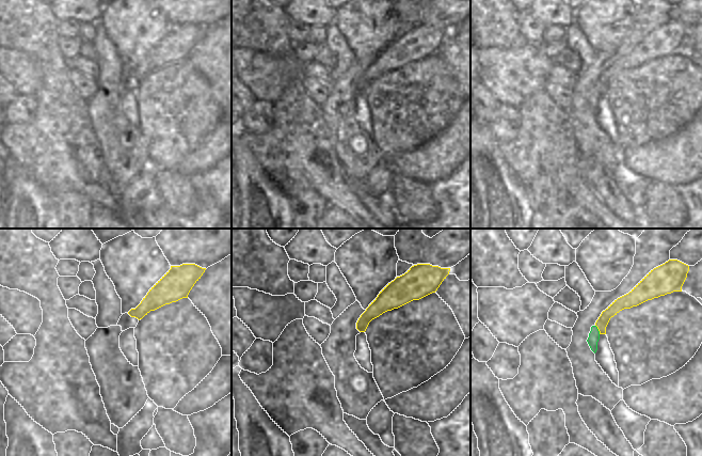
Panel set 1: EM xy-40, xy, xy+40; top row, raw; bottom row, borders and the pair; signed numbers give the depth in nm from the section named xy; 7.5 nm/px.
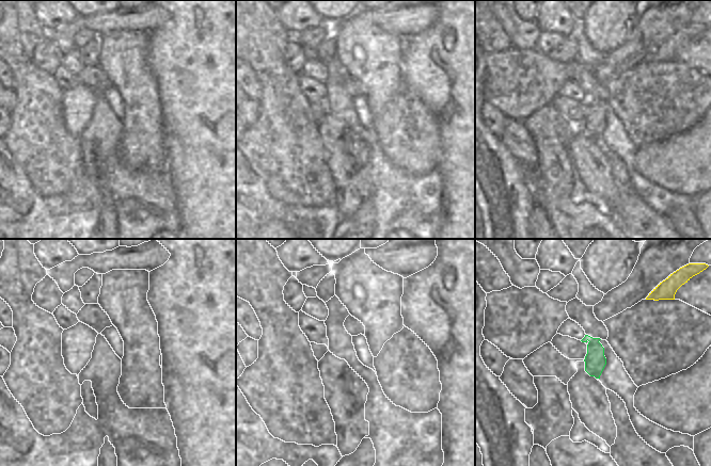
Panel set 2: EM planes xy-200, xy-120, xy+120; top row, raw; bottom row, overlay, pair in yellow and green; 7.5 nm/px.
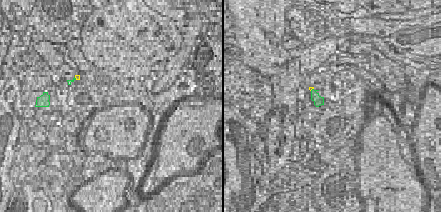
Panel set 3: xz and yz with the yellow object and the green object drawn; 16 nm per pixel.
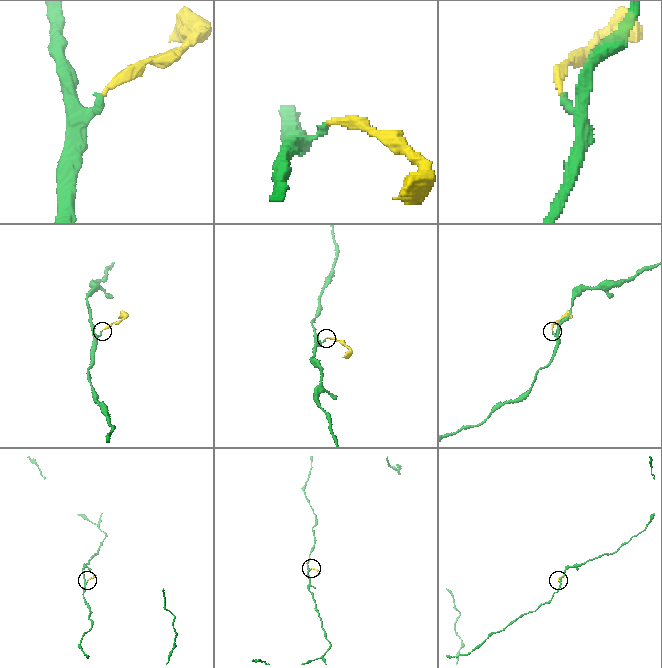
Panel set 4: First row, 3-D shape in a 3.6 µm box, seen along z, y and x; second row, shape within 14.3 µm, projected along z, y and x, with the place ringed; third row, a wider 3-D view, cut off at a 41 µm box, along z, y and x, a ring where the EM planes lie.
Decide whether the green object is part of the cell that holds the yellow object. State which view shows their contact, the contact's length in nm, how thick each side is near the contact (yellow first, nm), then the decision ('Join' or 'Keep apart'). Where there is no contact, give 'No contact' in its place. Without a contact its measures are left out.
Touches yellow in xy+40. Shared border 80 nm. Thickness 90 nm (yellow) against 80 nm. Join

